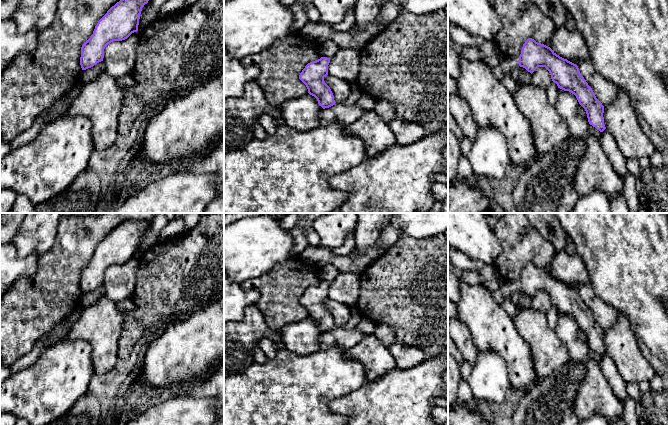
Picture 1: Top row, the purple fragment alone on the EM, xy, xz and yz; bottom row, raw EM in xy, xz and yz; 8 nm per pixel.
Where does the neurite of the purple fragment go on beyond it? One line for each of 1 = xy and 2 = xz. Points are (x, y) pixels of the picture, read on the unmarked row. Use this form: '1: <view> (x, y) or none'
1: none
2: none

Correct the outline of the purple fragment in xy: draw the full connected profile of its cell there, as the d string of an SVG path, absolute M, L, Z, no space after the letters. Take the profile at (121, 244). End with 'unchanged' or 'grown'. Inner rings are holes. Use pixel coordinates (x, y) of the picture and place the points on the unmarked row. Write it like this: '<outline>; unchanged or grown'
M152 220L126 221L112 230L98 245L93 258L81 271L82 294L103 285L105 271L113 265L127 263L138 255L142 232Z; unchanged

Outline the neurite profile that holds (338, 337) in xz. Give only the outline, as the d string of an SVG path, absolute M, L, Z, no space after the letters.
M335 327L329 332L323 333L319 338L319 350L328 348L347 349L356 345L365 334L357 328L345 330L342 327Z

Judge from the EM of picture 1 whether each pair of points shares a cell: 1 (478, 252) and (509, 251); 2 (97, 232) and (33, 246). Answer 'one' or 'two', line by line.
1: two
2: two

